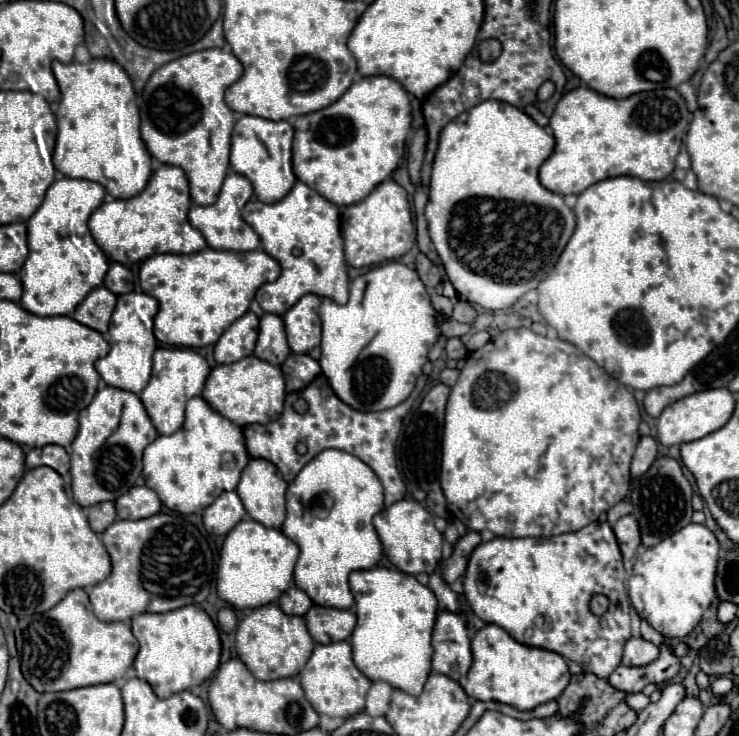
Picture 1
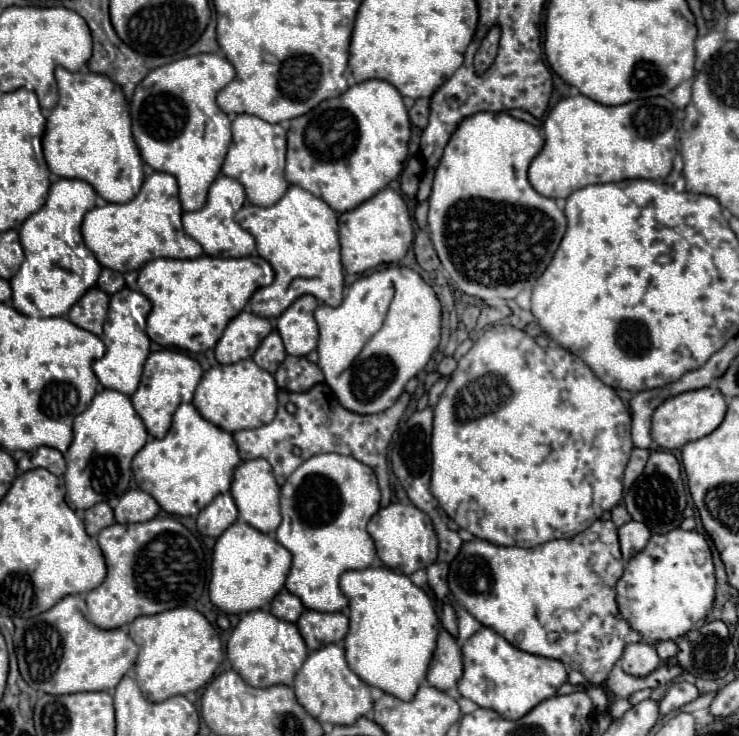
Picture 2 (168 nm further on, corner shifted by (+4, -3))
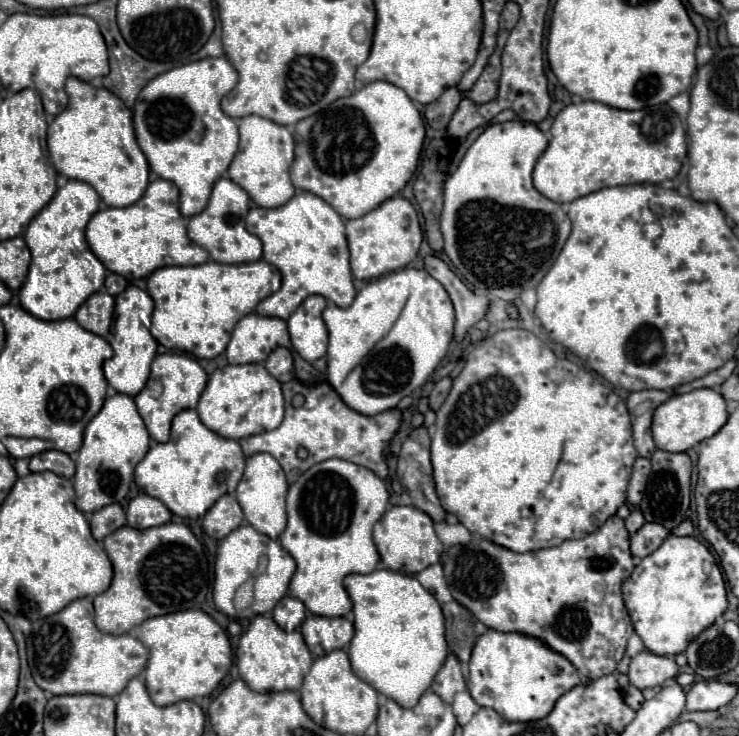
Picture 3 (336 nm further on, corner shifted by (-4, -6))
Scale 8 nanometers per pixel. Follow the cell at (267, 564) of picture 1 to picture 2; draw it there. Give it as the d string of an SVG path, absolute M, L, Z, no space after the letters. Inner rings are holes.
M238 520L234 522L214 546L210 600L227 615L258 610L268 604L284 586L292 554L268 534Z

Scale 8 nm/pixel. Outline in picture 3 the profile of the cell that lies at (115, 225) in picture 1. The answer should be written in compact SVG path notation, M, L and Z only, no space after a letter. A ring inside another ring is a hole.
M164 179L152 181L142 199L130 207L98 211L86 225L86 239L90 251L108 271L128 279L144 279L160 267L202 265L208 261L208 253L186 235L186 217L178 211L178 187Z

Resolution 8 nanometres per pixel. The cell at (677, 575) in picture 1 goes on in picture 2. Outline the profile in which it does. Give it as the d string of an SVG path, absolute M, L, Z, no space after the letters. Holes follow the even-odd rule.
M676 528L652 536L648 546L626 566L616 584L616 602L622 618L642 634L650 644L658 640L676 640L706 618L714 602L714 564L712 552L696 530Z

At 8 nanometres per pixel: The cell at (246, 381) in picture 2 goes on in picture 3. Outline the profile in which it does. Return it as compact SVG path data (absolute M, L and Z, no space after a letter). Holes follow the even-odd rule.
M264 364L226 365L210 375L196 411L210 431L226 439L242 439L276 429L284 419L284 397L280 383L266 371Z

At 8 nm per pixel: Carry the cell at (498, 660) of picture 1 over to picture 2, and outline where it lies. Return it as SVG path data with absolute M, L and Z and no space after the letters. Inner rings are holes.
M480 628L472 638L468 638L462 646L462 656L464 676L458 682L460 694L482 708L496 710L508 720L522 718L536 704L552 698L566 682L566 668L560 660L522 652L492 628Z

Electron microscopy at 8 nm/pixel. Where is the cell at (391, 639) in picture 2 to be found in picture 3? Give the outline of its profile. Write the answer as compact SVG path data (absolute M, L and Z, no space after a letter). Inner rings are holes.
M376 569L368 575L348 575L344 579L344 589L352 599L352 613L354 613L354 637L348 647L350 665L354 673L370 683L378 693L394 699L400 707L414 707L420 695L432 685L434 675L440 671L446 655L448 645L444 639L444 617L440 603L434 595L420 585L420 581L412 575L390 571L390 569Z

